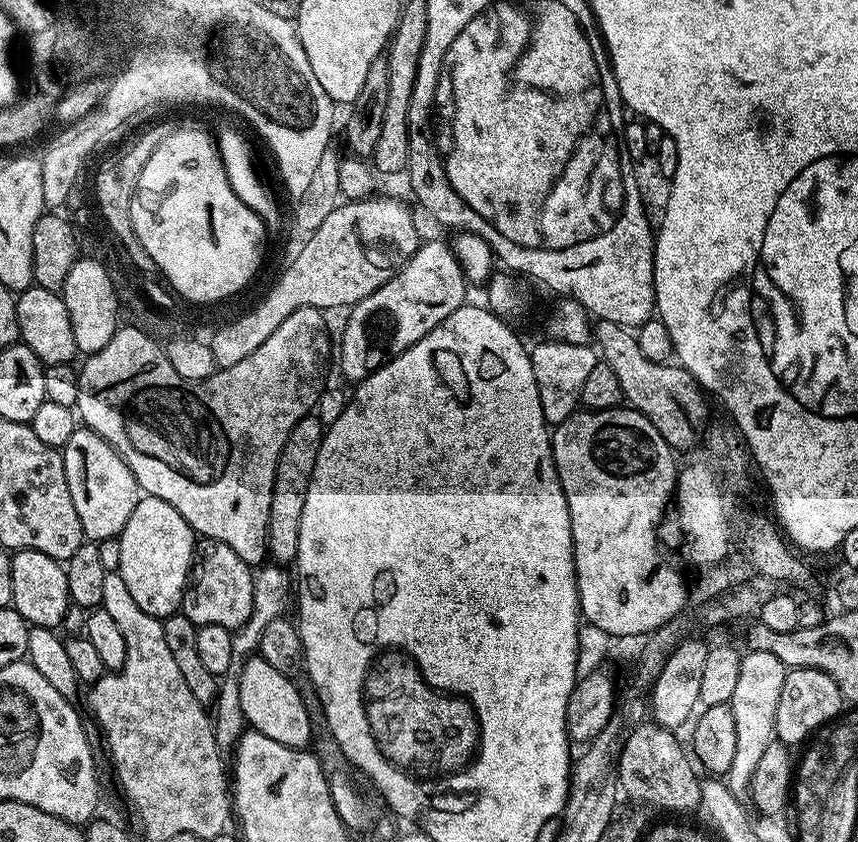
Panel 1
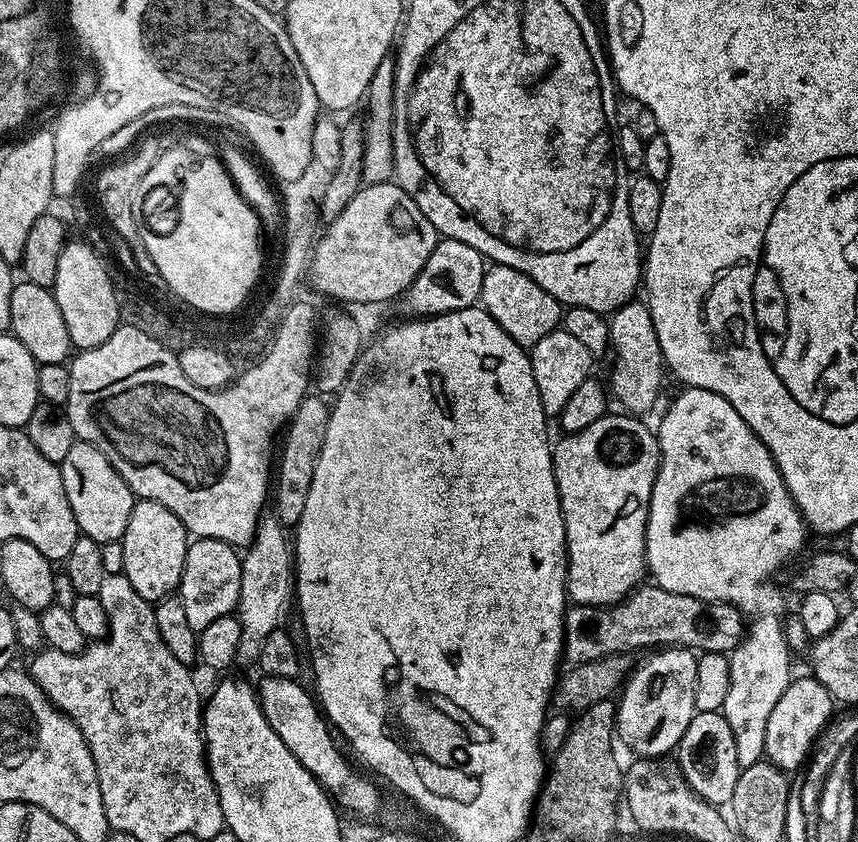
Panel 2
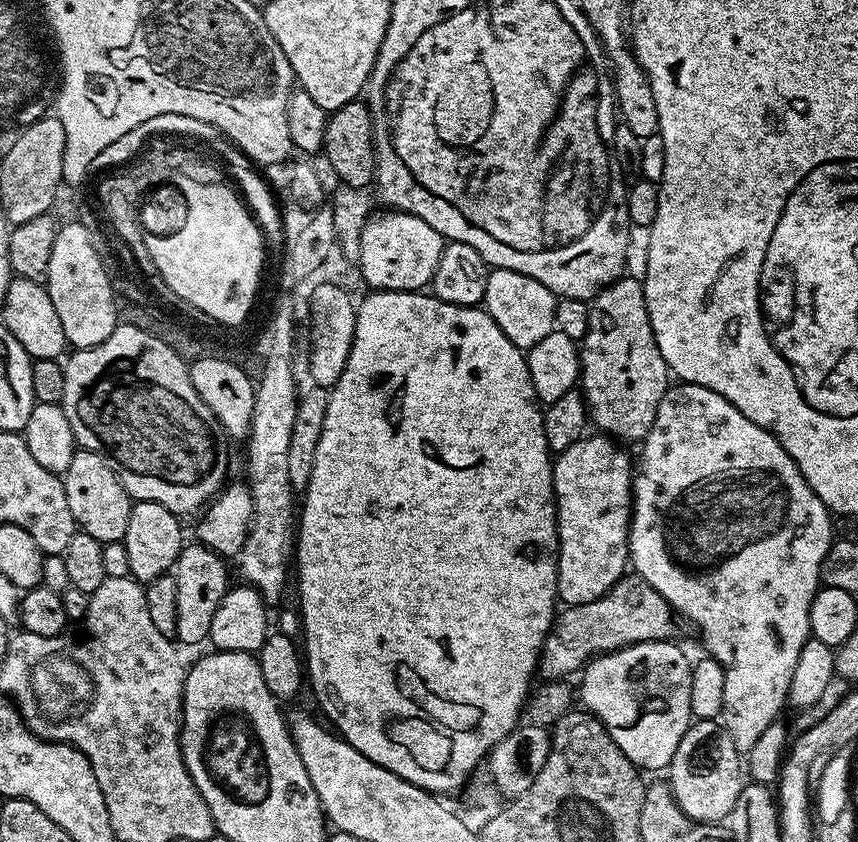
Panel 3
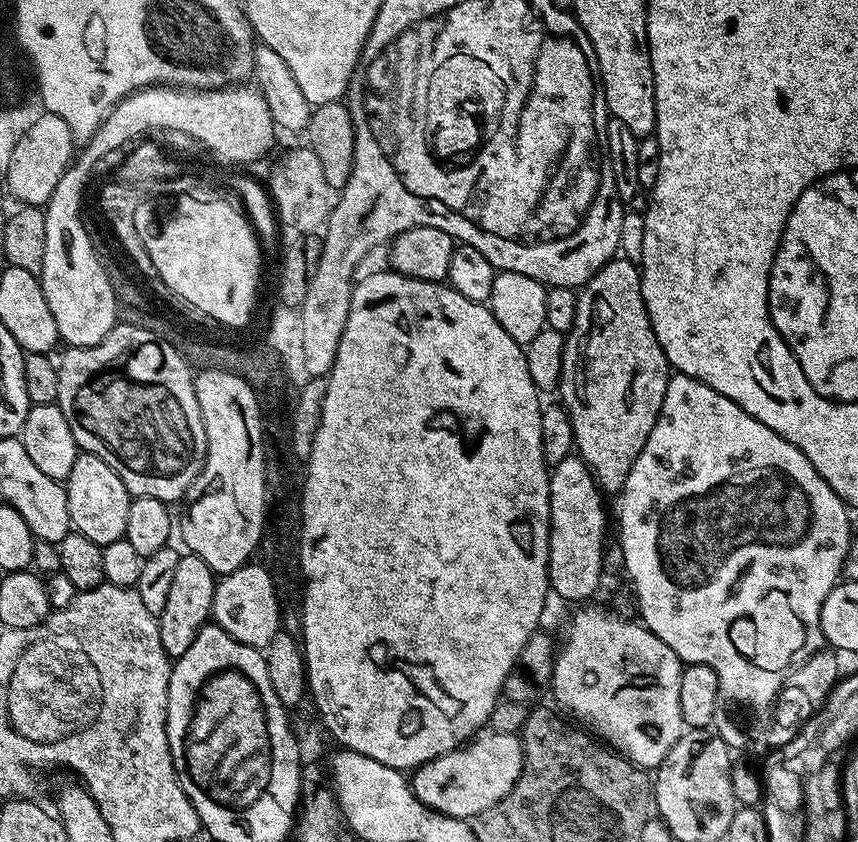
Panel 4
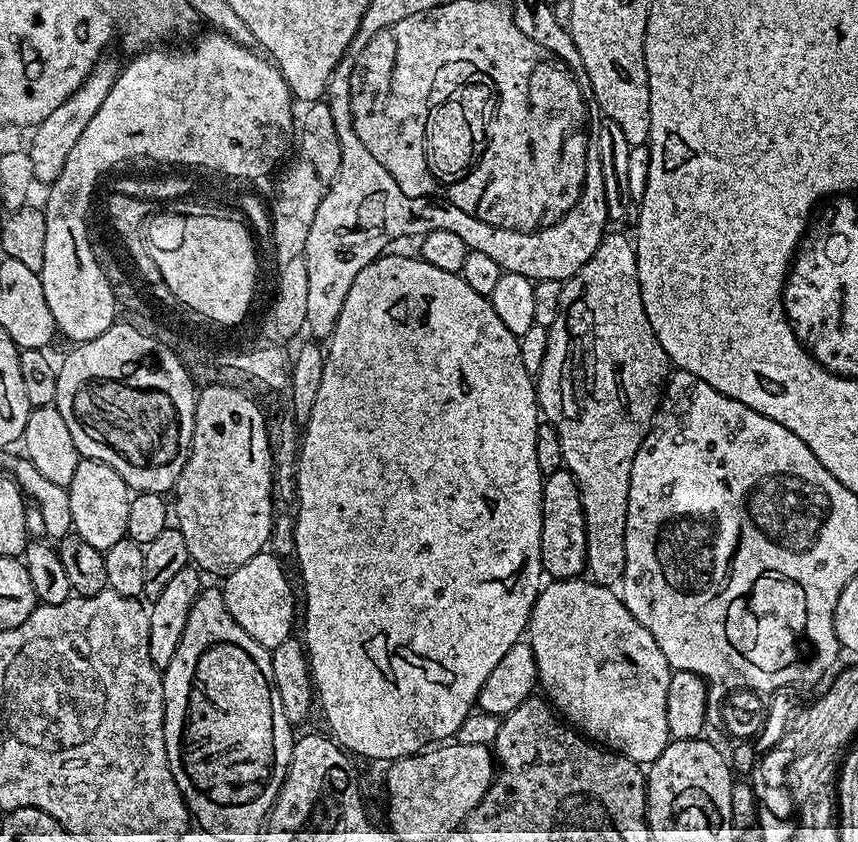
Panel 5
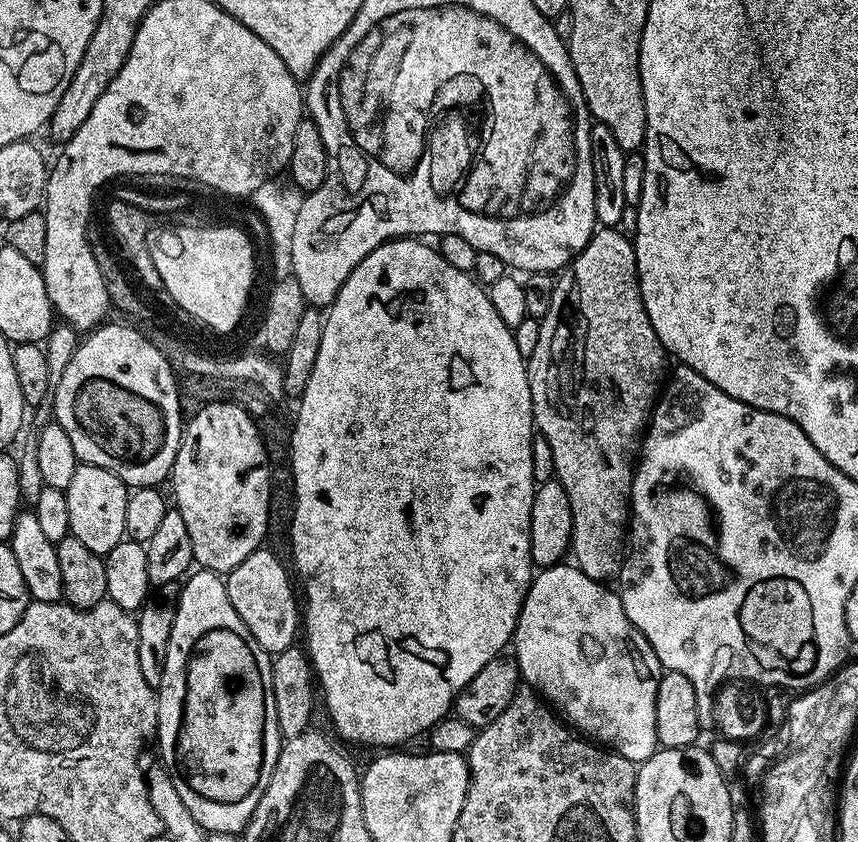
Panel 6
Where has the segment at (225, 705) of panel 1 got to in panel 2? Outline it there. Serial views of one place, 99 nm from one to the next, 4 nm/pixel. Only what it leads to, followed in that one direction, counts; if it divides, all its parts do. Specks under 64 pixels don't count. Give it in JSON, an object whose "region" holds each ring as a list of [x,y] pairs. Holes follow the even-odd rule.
{"region":[[[266,512],[261,515],[255,538],[241,557],[242,590],[236,617],[242,635],[238,638],[235,665],[240,668],[255,667],[260,660],[262,643],[280,624],[280,614],[292,596],[294,582],[294,554],[287,529],[275,516]]]}

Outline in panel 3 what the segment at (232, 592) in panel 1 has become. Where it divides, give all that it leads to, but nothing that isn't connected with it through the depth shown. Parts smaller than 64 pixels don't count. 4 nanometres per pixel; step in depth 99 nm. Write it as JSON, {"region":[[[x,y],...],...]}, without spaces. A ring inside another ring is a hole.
{"region":[[[188,542],[181,548],[180,557],[174,565],[174,575],[178,582],[175,639],[181,645],[200,644],[208,640],[210,622],[214,622],[214,610],[218,610],[222,598],[230,587],[228,568],[224,564],[227,564],[225,557],[218,555],[213,548],[208,548],[202,543]]]}

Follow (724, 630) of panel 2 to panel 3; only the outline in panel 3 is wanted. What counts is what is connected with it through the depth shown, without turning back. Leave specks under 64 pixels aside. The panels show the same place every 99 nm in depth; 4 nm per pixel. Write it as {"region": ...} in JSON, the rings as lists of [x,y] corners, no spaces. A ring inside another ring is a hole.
{"region":[[[626,574],[613,588],[606,590],[606,594],[594,598],[594,602],[569,604],[553,619],[552,629],[540,648],[539,675],[545,681],[572,678],[589,660],[605,652],[616,652],[642,642],[672,640],[676,632],[675,619],[666,598],[662,598],[650,582],[635,574]]]}

